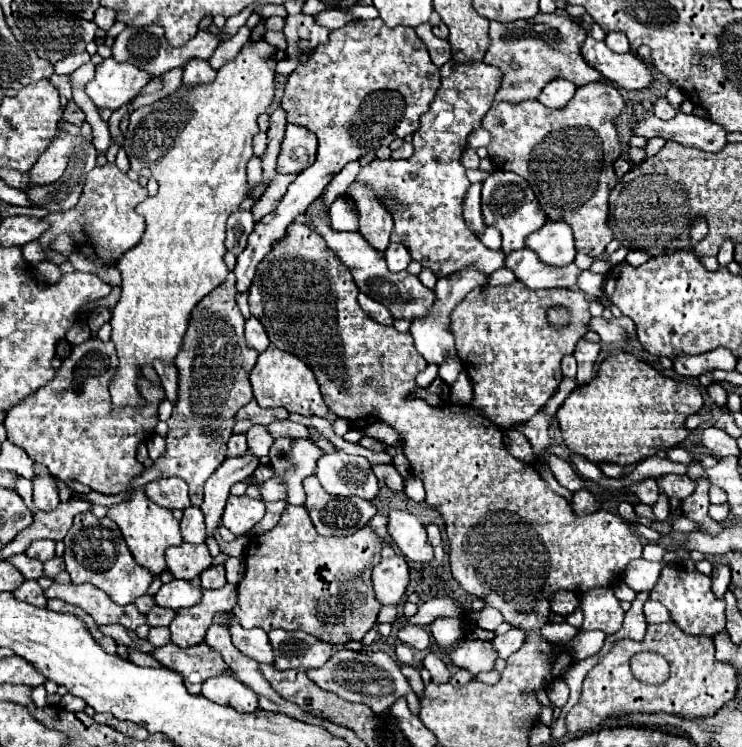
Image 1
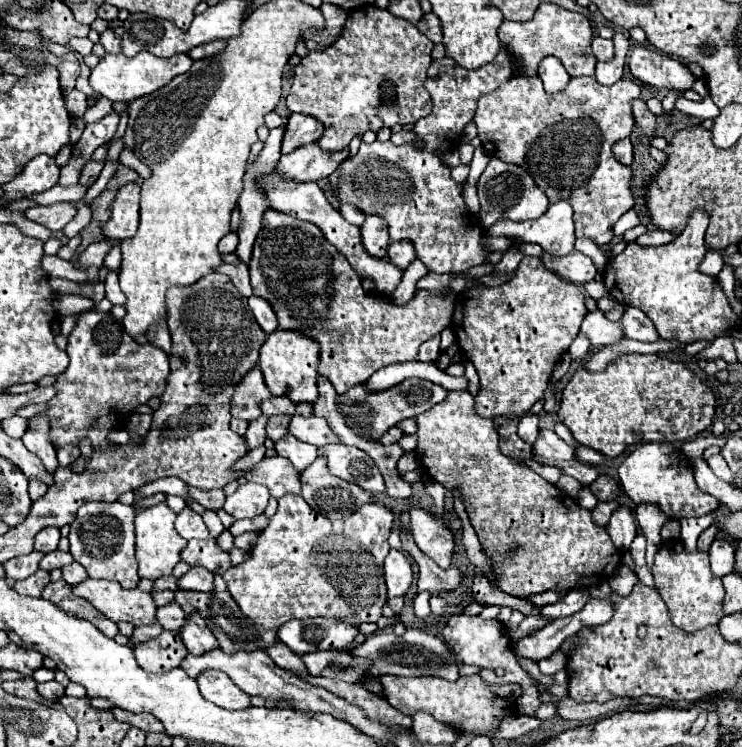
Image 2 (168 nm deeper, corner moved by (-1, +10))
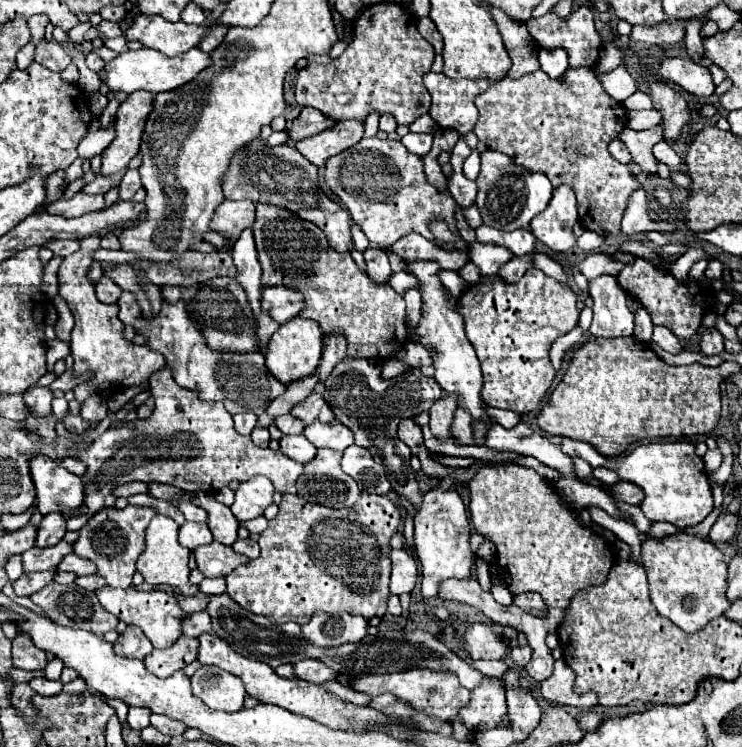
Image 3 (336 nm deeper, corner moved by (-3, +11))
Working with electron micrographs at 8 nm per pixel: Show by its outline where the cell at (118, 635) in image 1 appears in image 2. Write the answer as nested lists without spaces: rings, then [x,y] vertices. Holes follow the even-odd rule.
[[[167,630],[161,632],[157,638],[145,642],[145,646],[135,646],[133,650],[139,666],[149,674],[173,670],[189,654],[181,636]]]

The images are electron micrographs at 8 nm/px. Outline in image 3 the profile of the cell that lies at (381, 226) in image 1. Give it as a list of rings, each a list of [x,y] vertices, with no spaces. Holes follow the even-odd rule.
[[[369,247],[363,251],[365,263],[367,263],[367,273],[371,277],[371,281],[375,283],[387,283],[389,275],[393,273],[389,267],[389,259],[387,259],[387,251],[379,249],[379,247]]]

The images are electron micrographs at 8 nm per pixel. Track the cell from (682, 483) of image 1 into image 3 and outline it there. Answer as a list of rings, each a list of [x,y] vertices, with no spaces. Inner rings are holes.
[[[715,449],[715,451],[707,451],[707,455],[703,457],[707,471],[715,471],[715,469],[719,469],[721,459],[723,459],[723,455],[721,455],[721,451],[719,451],[719,449]]]

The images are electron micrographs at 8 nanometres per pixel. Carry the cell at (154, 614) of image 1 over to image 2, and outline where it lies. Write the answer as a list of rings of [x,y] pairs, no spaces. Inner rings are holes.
[[[173,602],[173,604],[161,606],[157,610],[157,622],[161,622],[161,626],[165,626],[165,630],[179,632],[185,626],[185,622],[187,622],[187,614],[181,610],[181,606],[177,606]]]

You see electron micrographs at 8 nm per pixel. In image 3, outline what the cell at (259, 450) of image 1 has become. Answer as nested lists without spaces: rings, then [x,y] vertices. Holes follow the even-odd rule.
[[[293,415],[277,417],[277,419],[275,419],[275,425],[277,425],[277,429],[279,429],[283,435],[299,435],[299,433],[303,431],[303,427],[305,427],[305,423],[299,421],[299,419],[295,419]]]

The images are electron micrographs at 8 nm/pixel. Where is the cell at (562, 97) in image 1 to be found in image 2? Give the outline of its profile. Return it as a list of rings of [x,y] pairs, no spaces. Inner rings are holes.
[[[547,56],[545,60],[539,62],[537,76],[543,80],[543,86],[545,86],[547,94],[555,94],[555,92],[565,90],[565,86],[571,80],[571,76],[565,74],[565,68],[563,68],[561,60],[555,58],[555,56]]]

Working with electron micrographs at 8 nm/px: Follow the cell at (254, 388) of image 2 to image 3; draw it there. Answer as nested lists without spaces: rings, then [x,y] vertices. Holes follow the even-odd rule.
[[[127,291],[121,295],[117,305],[121,307],[119,319],[125,325],[133,325],[135,331],[141,331],[147,337],[147,345],[151,345],[151,349],[155,349],[157,353],[165,355],[167,367],[173,369],[175,381],[185,389],[197,391],[201,395],[201,399],[221,401],[231,415],[247,413],[247,411],[261,415],[263,409],[267,409],[267,405],[275,397],[283,395],[285,387],[267,371],[263,353],[257,351],[257,353],[239,355],[239,353],[215,353],[211,349],[207,349],[207,345],[201,337],[201,331],[193,325],[193,321],[185,313],[183,303],[167,305],[163,301],[161,313],[157,317],[153,317],[151,321],[145,321],[141,317],[141,309],[135,301],[135,295],[131,295]]]

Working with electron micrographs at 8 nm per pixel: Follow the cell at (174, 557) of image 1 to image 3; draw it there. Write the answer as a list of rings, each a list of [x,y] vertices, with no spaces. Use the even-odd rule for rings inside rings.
[[[217,541],[209,543],[209,545],[201,545],[199,549],[193,551],[195,559],[197,559],[197,569],[205,575],[205,577],[225,577],[229,575],[237,565],[247,563],[247,557],[241,557],[239,553],[235,553],[231,547],[221,545]]]

